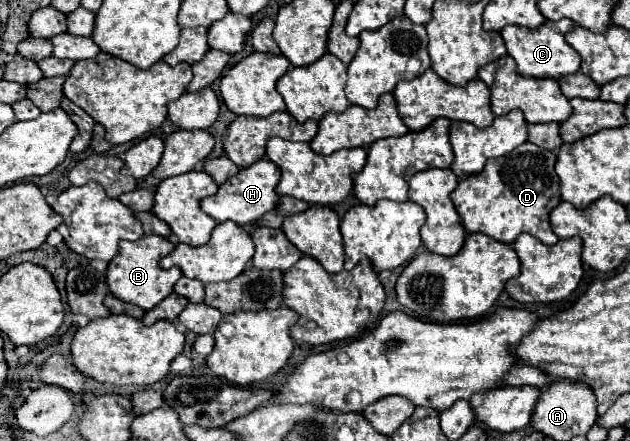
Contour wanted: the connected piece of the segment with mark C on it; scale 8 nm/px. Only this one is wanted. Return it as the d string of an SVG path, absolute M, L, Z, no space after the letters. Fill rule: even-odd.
M559 19L559 21L545 21L537 29L521 27L521 25L507 25L501 31L501 37L505 41L507 53L515 59L517 71L527 77L551 77L559 79L561 75L575 73L581 67L581 57L571 45L565 41L565 33L571 31L575 23L571 19Z

